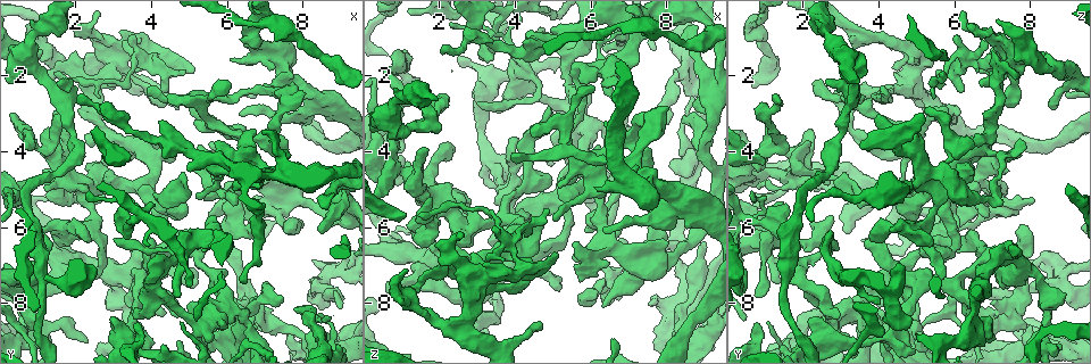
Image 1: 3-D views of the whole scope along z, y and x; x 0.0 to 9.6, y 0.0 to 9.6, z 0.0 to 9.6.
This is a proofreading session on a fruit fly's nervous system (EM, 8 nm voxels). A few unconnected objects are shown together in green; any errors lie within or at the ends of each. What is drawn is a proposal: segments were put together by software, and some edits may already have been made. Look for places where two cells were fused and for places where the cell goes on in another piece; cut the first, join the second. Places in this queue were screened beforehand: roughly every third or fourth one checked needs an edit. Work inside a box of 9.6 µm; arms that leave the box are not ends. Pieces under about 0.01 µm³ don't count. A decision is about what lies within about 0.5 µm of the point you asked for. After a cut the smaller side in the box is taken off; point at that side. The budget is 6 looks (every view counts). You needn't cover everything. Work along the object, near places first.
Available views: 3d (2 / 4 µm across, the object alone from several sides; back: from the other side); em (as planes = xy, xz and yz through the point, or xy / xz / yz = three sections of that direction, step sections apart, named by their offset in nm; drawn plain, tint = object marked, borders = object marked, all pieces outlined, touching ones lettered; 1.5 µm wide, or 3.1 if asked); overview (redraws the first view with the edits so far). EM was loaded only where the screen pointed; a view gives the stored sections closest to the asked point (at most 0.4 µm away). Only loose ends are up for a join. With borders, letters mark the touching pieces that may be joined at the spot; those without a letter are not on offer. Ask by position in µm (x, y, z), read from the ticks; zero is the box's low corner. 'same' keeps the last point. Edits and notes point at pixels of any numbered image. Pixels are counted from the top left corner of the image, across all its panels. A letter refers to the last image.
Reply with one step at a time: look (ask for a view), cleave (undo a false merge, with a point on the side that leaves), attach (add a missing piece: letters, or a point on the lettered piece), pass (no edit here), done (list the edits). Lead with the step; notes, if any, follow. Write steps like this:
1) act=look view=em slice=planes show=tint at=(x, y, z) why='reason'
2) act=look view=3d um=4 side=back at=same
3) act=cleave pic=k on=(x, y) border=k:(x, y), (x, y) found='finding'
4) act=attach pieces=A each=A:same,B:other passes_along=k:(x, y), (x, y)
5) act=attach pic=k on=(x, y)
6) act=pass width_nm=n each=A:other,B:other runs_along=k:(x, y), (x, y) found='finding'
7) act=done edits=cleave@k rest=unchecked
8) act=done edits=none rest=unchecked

act=look view=3d um=2 at=(3.55, 6.80, 7.45) why='an open end'

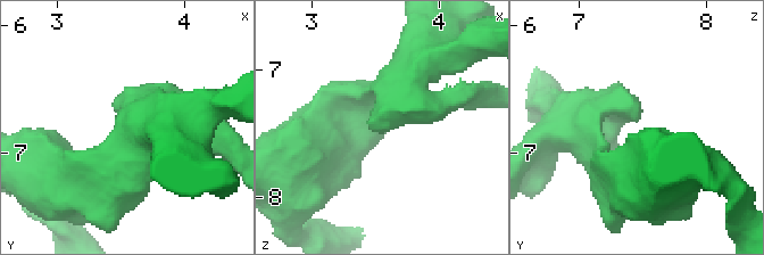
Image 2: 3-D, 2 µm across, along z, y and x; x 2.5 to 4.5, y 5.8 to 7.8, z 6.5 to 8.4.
act=look view=em slice=planes show=borders at=(3.56, 6.76, 7.48)

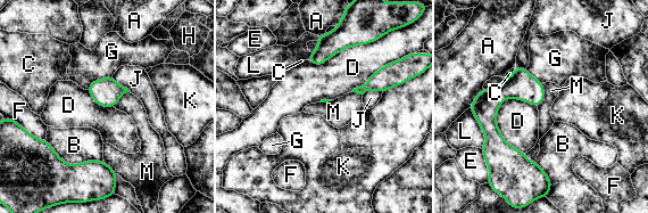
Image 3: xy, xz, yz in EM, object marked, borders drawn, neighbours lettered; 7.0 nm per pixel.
act=pass each=A:other,B:other,C:other,D:other,E:other,F:other,G:other,H:other,J:other,K:other,L:other,M:other runs_along=3:(517, 70), (490, 129), (542, 175) found='no lettered piece goes on from it'

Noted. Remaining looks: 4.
act=look view=3d um=2 at=(1.60, 2.15, 2.65) why='branch stops here'

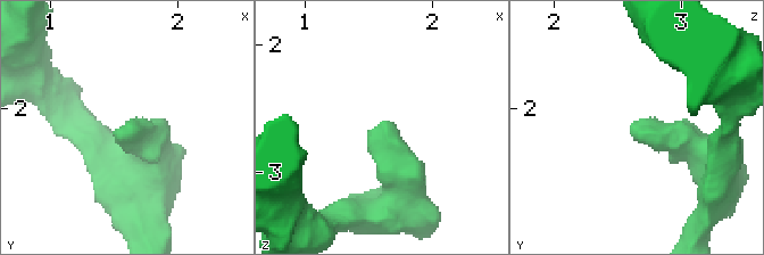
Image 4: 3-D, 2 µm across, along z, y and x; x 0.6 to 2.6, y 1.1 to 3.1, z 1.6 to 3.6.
act=look view=em slice=yz step=4 show=borders at=(1.60, 2.24, 2.60) why='now the EM'

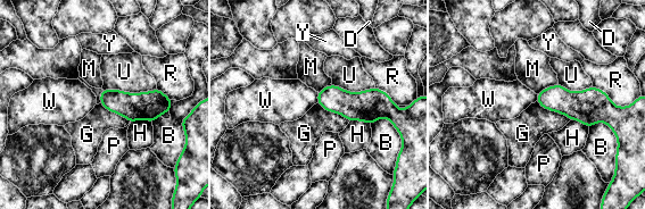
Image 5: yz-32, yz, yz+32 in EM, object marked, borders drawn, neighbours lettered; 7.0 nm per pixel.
act=look view=em slice=planes show=borders at=same why='cut it another way'

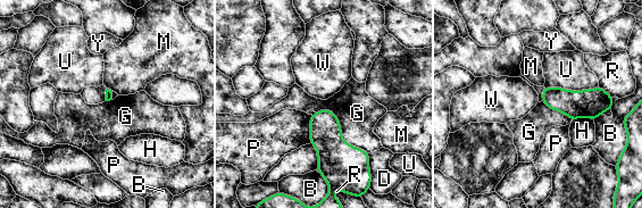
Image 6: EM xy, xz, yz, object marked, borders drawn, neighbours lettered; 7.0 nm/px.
act=pass longest_contact=G:480nm each=B:other,D:other,G:other,H:other,M:other,P:other,R:other,U:other,W:other,Y:other border=6:(315, 111), (369, 152) found='none of them fits'

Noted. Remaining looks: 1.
act=done edits=none rest=unchecked

